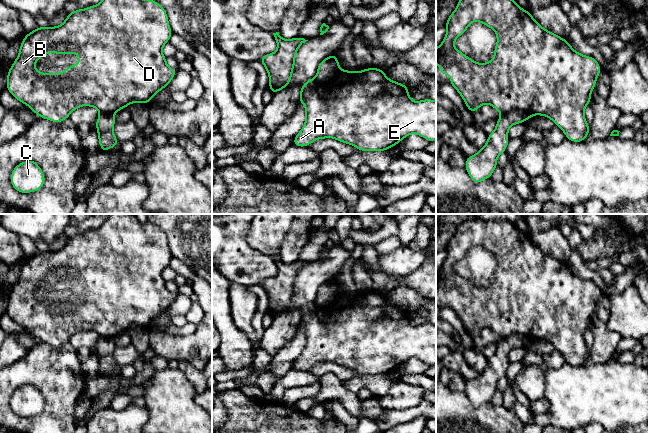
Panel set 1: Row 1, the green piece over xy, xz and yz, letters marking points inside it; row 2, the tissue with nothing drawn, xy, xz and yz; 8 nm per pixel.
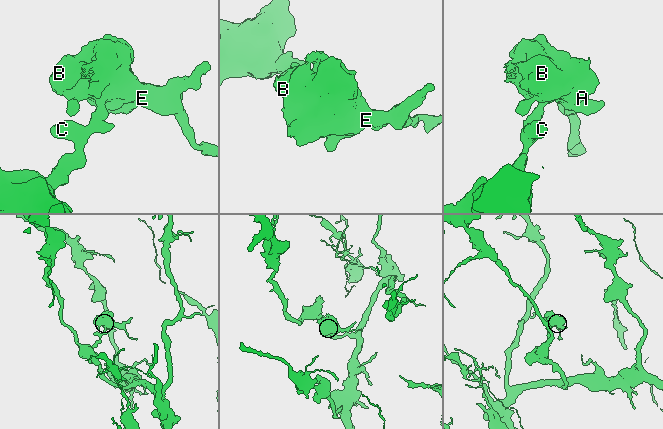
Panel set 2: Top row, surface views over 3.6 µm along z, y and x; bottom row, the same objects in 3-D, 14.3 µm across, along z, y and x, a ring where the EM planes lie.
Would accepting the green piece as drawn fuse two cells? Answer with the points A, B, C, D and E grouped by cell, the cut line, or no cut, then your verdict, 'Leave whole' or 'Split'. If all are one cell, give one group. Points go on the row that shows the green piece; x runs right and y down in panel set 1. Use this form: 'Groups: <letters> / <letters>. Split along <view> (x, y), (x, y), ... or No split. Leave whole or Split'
Groups: A B D E / C. Split along xz (339, 68), (325, 81), (318, 81), (314, 78). Split

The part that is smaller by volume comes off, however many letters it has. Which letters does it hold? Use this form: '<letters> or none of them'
A, B, D, E

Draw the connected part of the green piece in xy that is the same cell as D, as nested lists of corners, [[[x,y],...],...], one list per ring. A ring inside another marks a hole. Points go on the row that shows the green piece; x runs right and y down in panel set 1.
[[[101,0],[97,5],[69,12],[66,20],[57,27],[37,27],[27,33],[21,42],[18,57],[8,70],[6,89],[40,118],[54,123],[65,121],[81,106],[91,106],[102,113],[114,114],[127,108],[130,103],[149,104],[154,95],[164,89],[177,73],[177,70],[167,65],[162,53],[162,47],[169,42],[172,34],[166,10],[153,0]],[[48,53],[76,53],[79,62],[62,73],[36,71],[36,60]]]

